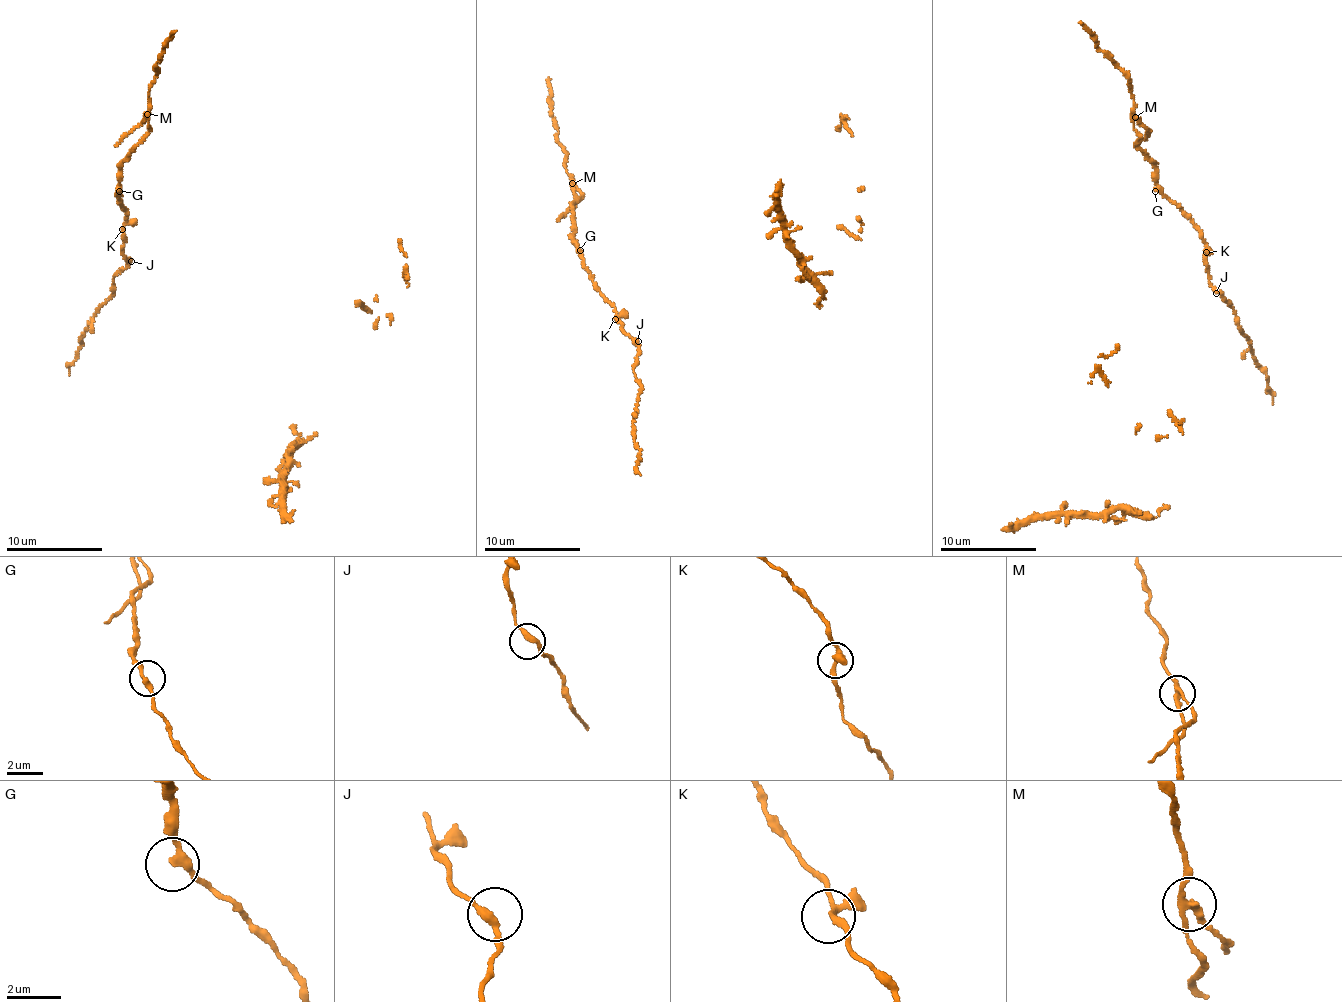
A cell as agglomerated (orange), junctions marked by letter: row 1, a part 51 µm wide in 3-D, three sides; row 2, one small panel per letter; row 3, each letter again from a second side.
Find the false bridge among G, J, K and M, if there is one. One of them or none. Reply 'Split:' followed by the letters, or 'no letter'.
Split: M

